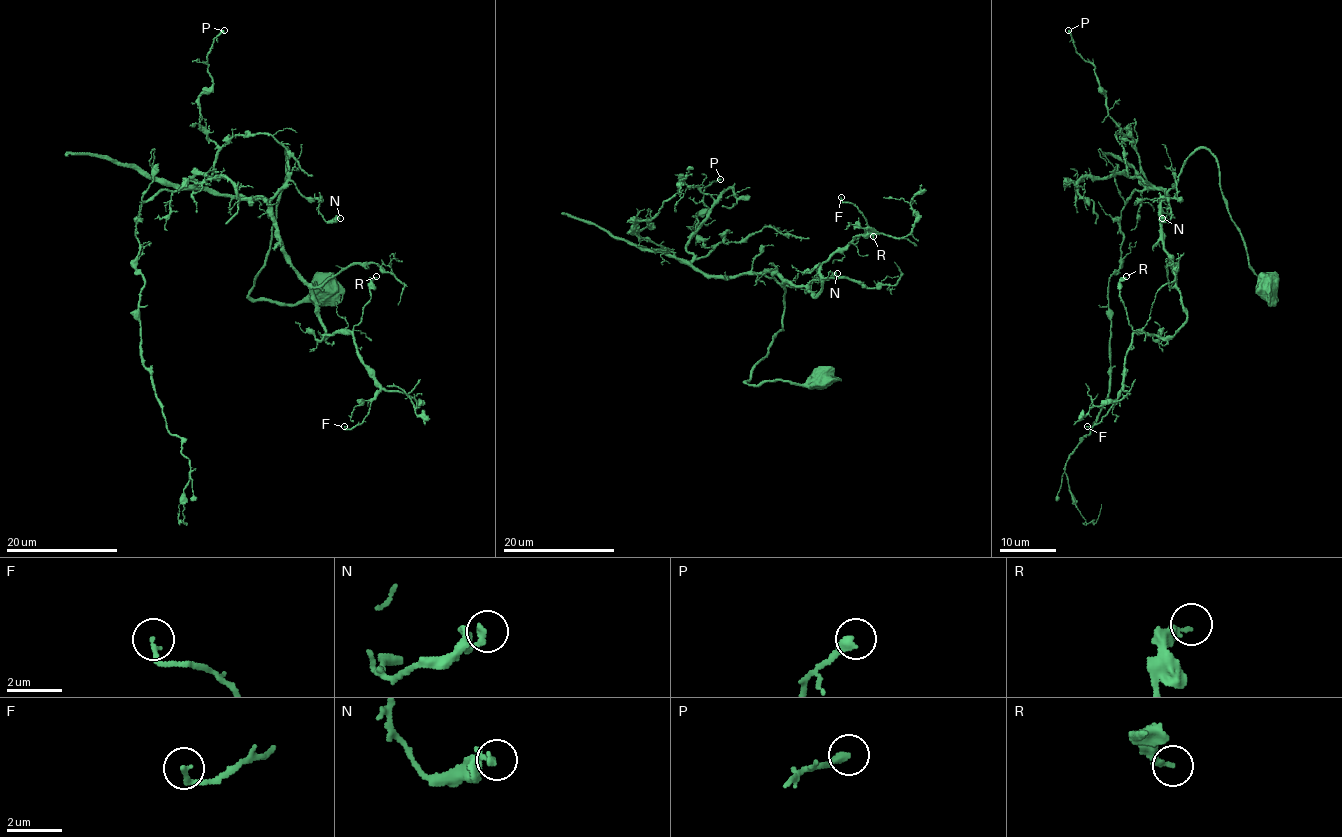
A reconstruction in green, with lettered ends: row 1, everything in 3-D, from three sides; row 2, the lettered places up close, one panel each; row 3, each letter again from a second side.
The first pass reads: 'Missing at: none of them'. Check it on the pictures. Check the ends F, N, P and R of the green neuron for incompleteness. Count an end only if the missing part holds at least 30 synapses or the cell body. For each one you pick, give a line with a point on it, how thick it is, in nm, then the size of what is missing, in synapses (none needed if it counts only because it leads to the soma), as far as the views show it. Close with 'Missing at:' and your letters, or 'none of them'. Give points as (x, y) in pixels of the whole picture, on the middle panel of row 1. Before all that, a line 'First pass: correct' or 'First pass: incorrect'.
First pass: correct
Missing at: none of them

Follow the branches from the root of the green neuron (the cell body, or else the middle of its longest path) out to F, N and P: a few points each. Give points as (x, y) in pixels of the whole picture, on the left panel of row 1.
F: (327, 288), (295, 303), (249, 295), (287, 148), (276, 239), (323, 338), (351, 332), (379, 388), (344, 426)
N: (327, 288), (295, 303), (249, 295), (270, 244), (287, 148), (290, 180), (319, 201), (326, 220), (340, 218)
P: (327, 288), (249, 295), (287, 148), (269, 198), (196, 186), (224, 30)

